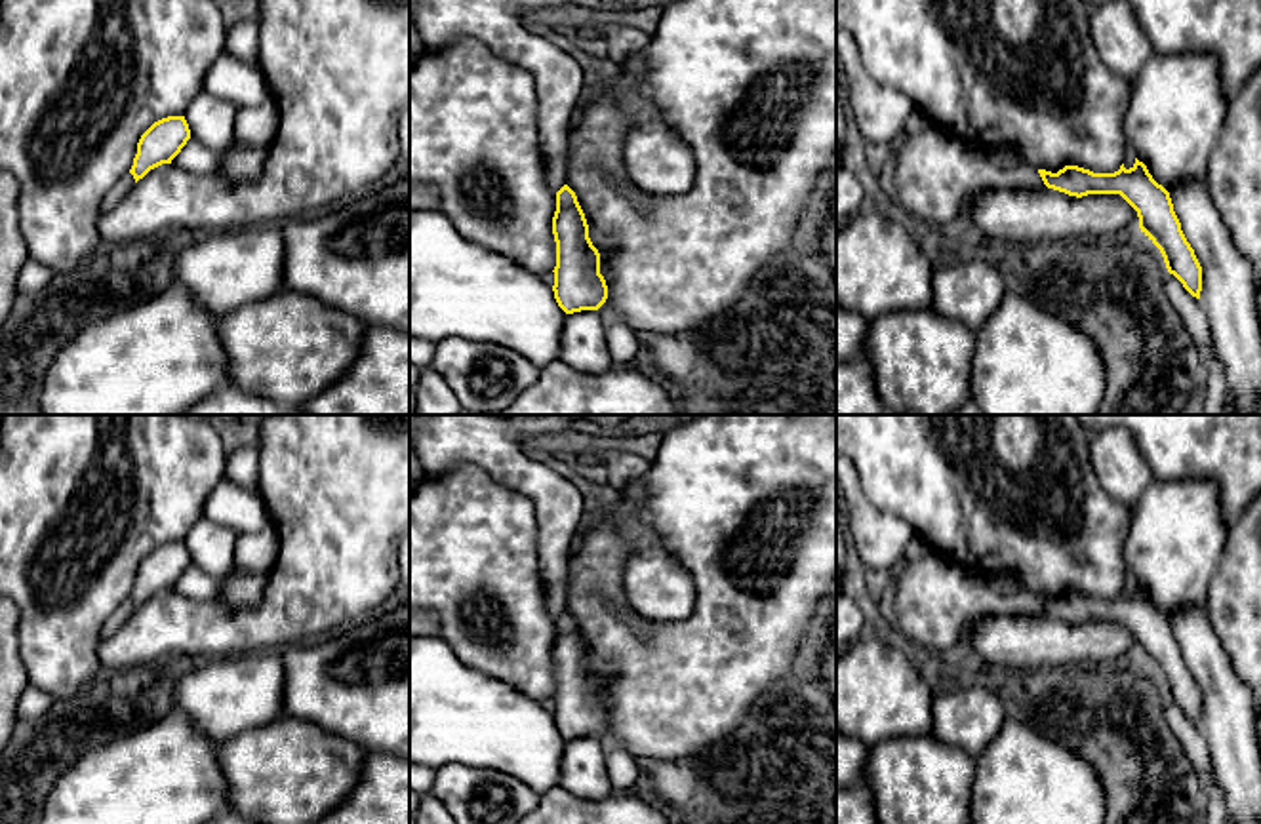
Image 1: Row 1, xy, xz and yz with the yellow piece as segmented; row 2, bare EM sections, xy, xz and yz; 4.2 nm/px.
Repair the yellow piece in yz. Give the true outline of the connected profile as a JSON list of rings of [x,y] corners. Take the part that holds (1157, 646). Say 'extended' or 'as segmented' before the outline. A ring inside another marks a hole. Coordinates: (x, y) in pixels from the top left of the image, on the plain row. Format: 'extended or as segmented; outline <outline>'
as segmented; outline [[[1135,584],[1130,596],[1122,590],[1114,599],[1093,599],[1078,592],[1038,599],[1048,615],[1069,622],[1120,620],[1137,638],[1139,655],[1160,676],[1168,698],[1200,725],[1202,693],[1181,657],[1170,618],[1152,605],[1143,588]]]

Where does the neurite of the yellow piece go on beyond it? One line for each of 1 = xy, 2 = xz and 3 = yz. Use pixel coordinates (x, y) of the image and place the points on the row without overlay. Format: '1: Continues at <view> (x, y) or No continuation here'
1: No continuation here
2: No continuation here
3: No continuation here

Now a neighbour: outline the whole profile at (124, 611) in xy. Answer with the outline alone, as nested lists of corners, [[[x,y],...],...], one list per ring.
[[[124,601],[103,624],[101,639],[109,639],[110,636],[114,636],[114,632],[133,615],[133,611],[133,601]]]

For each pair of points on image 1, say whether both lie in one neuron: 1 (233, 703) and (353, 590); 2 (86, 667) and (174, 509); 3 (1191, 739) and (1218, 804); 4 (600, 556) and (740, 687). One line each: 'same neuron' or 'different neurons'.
1: different neurons
2: same neuron
3: same neuron
4: same neuron

